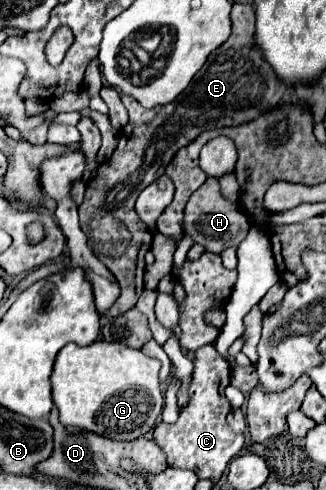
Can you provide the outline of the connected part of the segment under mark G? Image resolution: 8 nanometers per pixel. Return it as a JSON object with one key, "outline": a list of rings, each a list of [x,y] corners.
{"outline":[[[97,340],[89,346],[67,344],[59,350],[51,374],[53,402],[67,426],[79,426],[111,440],[145,436],[163,410],[157,360],[125,344]]]}

